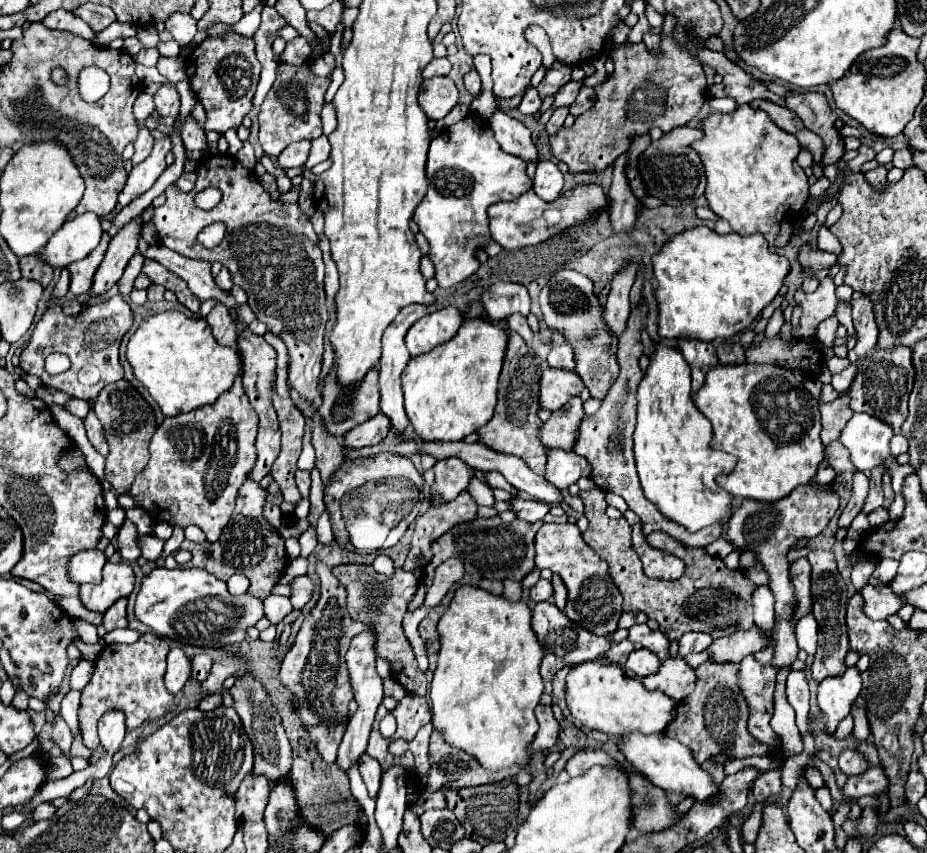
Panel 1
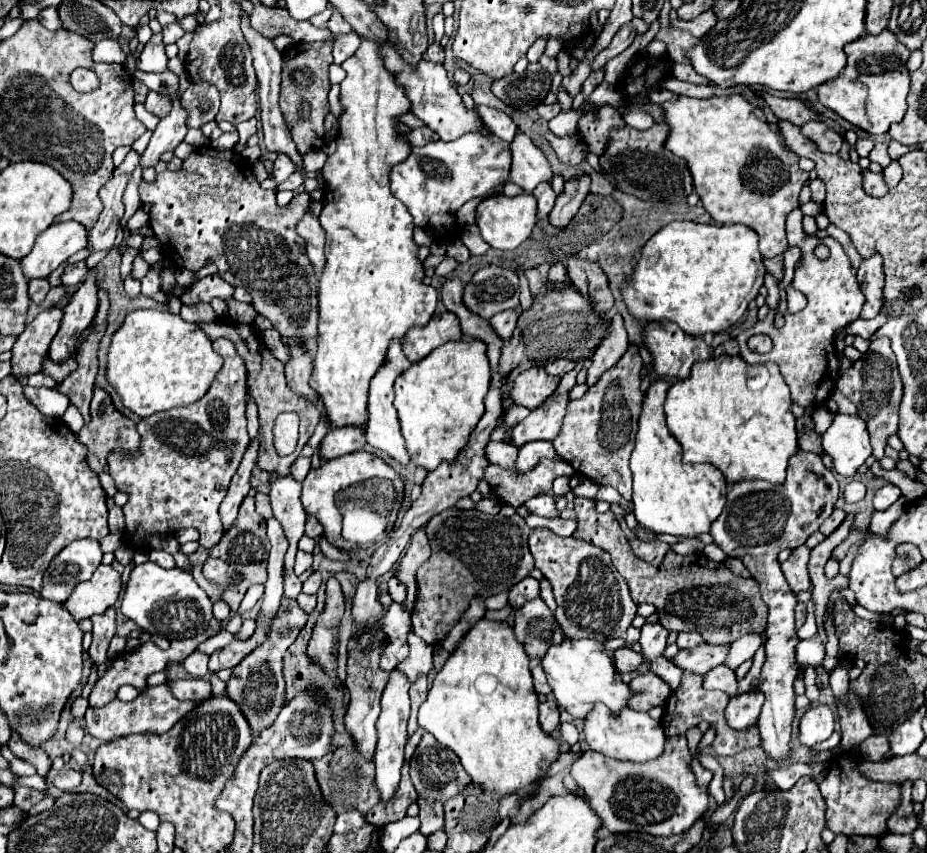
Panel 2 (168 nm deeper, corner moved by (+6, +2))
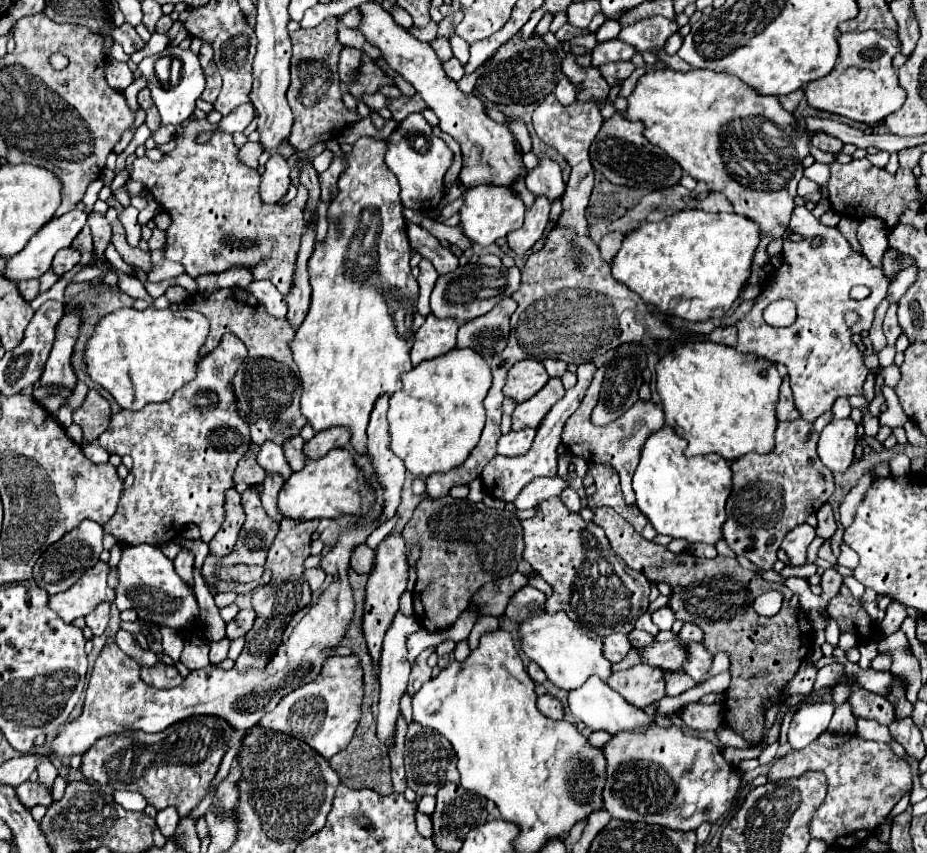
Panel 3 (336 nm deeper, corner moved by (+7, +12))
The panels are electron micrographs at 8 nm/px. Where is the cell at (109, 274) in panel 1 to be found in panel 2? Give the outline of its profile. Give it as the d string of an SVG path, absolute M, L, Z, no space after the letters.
M90 271L86 283L82 283L82 287L72 295L70 303L64 307L64 319L60 331L50 345L50 359L54 359L54 363L62 363L74 355L78 339L90 327L96 315L98 309L96 291L98 291L98 281L94 277L94 271Z

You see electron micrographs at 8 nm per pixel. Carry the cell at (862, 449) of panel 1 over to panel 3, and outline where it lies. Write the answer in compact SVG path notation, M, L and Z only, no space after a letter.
M851 417L833 419L823 431L817 445L819 459L833 473L845 471L853 463L853 451L857 441L857 423Z

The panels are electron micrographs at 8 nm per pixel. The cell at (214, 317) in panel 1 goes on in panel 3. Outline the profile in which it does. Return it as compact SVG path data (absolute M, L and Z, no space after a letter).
M225 333L219 345L201 359L197 367L197 377L187 383L173 399L165 403L149 403L139 411L119 411L113 415L109 429L99 437L99 445L109 455L129 455L133 459L135 481L123 491L117 513L105 523L105 533L111 533L123 545L165 545L167 535L183 529L187 523L197 523L201 529L201 539L209 543L223 523L223 499L225 491L233 485L233 471L239 459L247 453L251 445L249 427L237 411L237 399L233 393L233 377L243 365L247 355L245 345L233 333Z

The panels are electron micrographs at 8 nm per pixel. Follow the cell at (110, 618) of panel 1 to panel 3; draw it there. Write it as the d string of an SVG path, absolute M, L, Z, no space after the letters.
M101 603L95 611L91 611L85 617L85 621L87 621L87 627L93 631L93 635L101 635L109 623L109 603Z

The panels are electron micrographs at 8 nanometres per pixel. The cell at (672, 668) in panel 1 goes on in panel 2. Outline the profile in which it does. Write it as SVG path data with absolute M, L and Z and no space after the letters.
M652 671L634 677L628 685L634 689L634 697L630 697L628 705L634 711L650 711L652 707L664 705L672 693L672 689Z

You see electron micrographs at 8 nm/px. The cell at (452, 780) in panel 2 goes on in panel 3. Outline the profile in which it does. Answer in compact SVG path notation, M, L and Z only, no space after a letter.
M411 723L407 729L407 743L405 743L405 771L407 771L407 785L417 795L435 795L447 783L459 783L457 771L457 755L451 743L437 731L425 729L419 723Z

